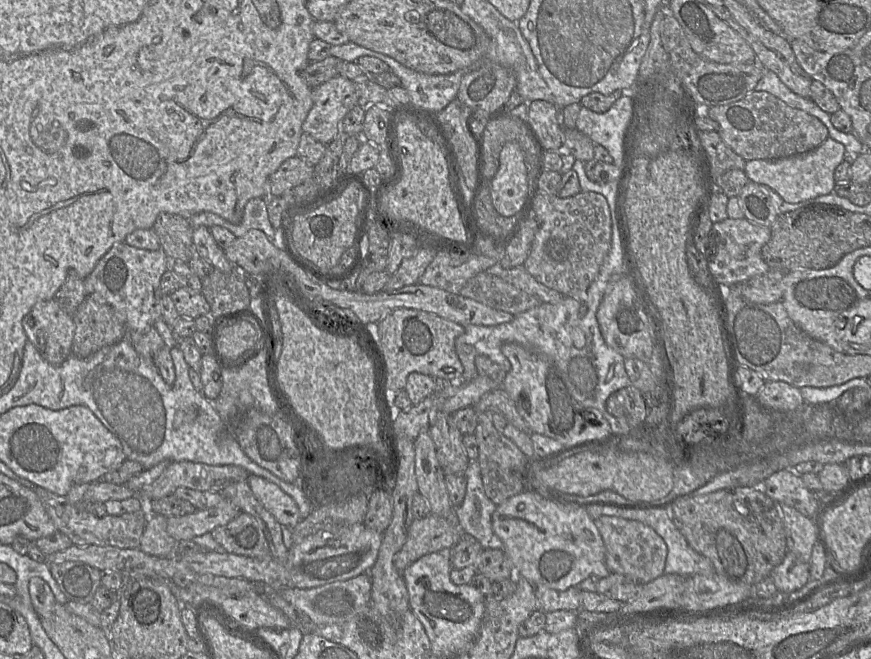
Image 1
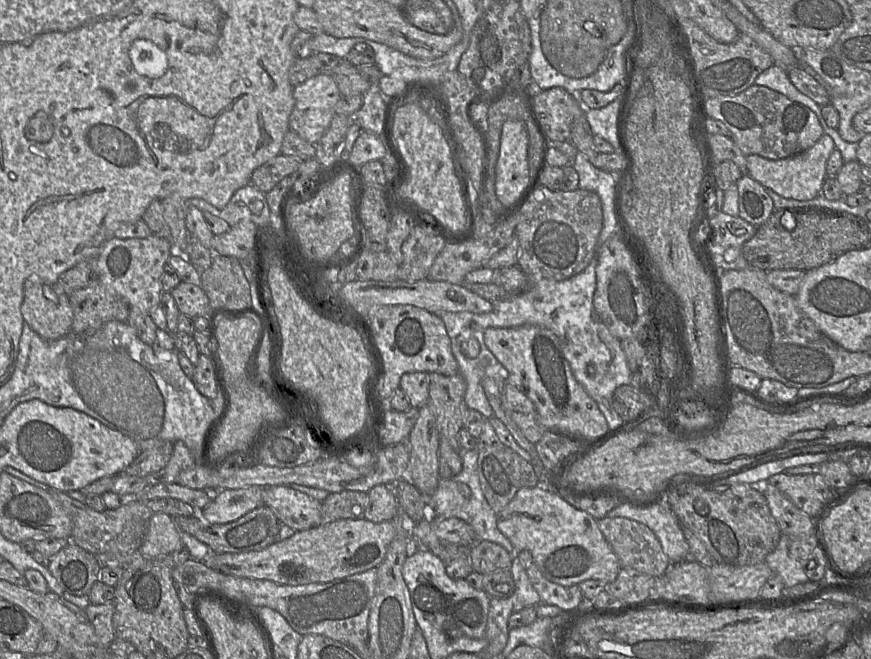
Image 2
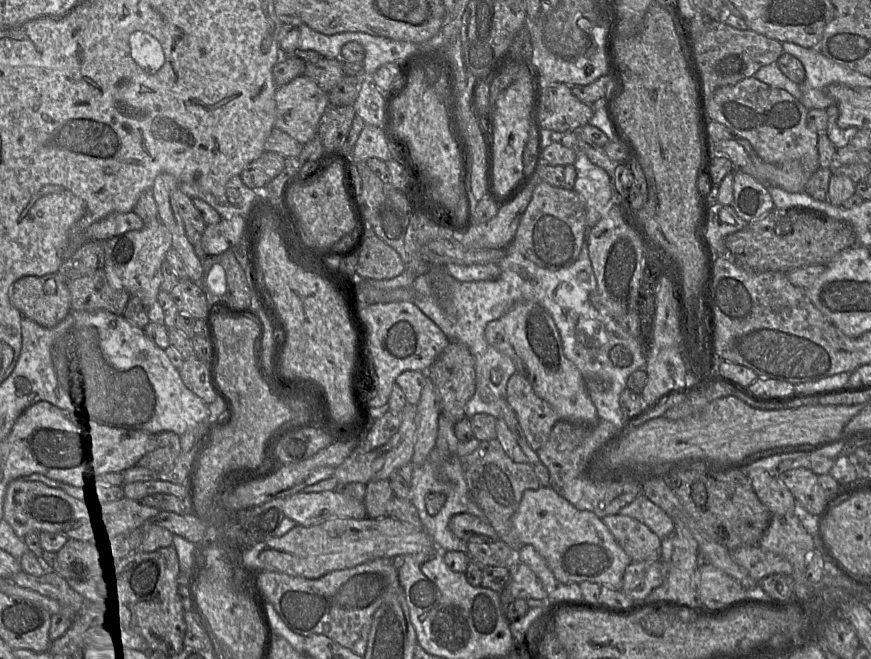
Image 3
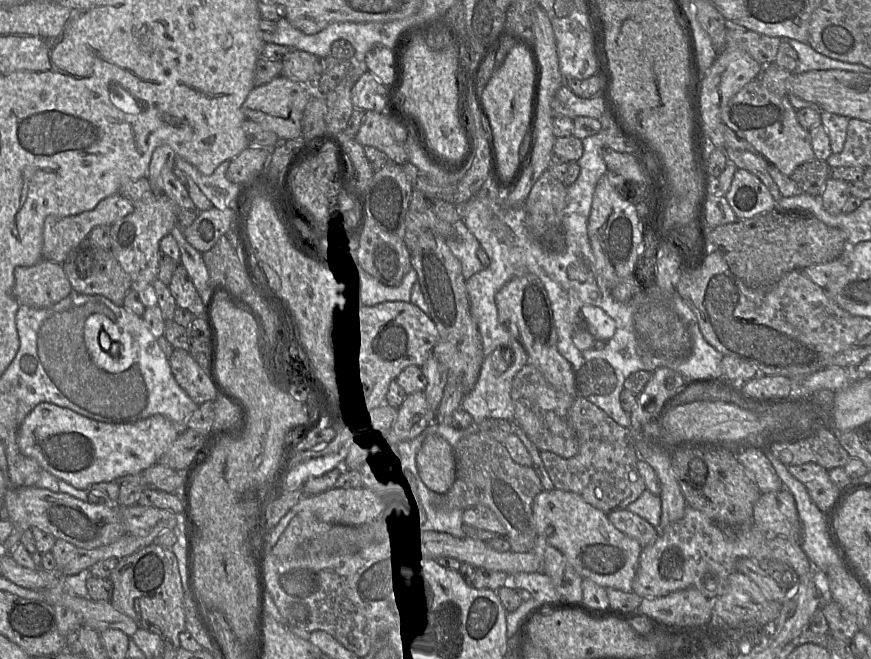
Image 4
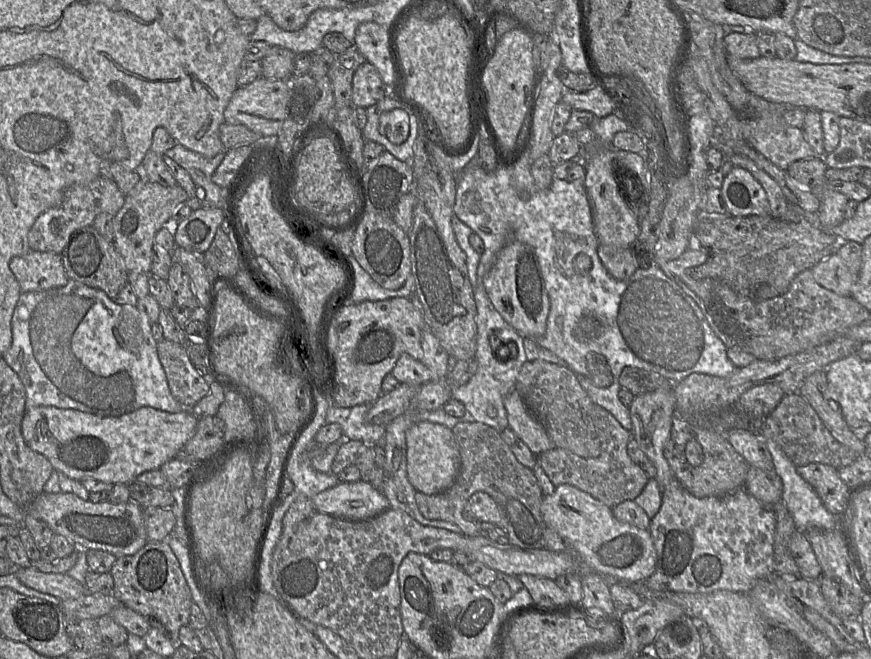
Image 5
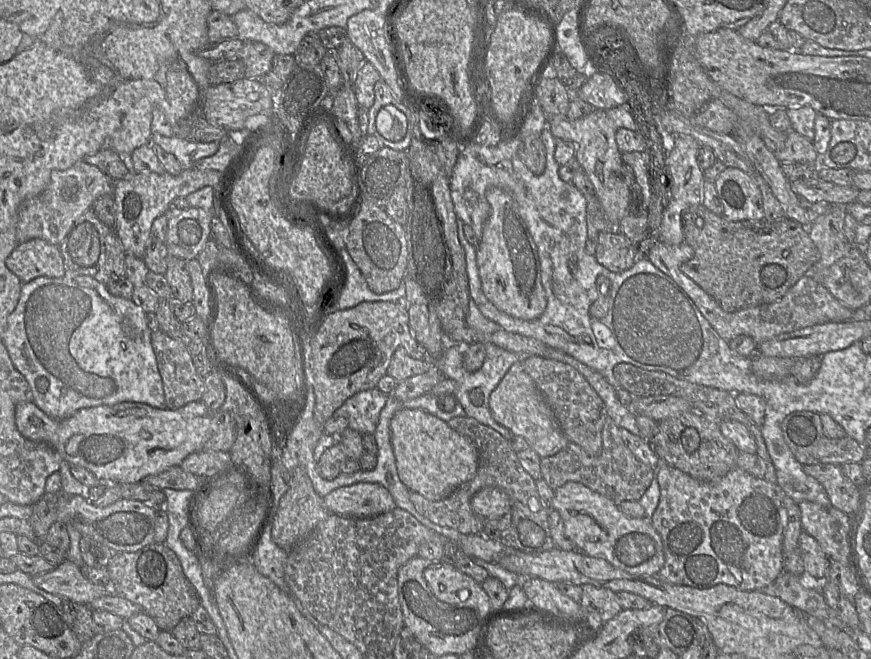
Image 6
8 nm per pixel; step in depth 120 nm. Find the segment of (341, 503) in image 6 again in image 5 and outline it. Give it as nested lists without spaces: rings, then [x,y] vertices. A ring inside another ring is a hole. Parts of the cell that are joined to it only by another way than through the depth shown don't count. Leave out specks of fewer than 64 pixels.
[[[365,480],[340,482],[312,501],[318,512],[353,521],[373,519],[390,508],[387,497]]]

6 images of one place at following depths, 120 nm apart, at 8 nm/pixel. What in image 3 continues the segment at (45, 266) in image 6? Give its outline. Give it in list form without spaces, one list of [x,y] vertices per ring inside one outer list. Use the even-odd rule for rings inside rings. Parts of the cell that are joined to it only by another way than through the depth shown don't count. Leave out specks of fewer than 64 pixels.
[[[26,275],[9,290],[10,301],[21,313],[45,328],[53,328],[71,311],[71,294],[61,276]]]

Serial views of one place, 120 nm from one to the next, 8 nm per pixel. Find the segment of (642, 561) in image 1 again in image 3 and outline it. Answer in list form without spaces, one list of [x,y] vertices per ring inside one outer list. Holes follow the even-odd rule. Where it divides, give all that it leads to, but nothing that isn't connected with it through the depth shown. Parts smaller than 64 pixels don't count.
[[[621,514],[605,516],[602,522],[631,562],[661,559],[661,539],[645,524]]]

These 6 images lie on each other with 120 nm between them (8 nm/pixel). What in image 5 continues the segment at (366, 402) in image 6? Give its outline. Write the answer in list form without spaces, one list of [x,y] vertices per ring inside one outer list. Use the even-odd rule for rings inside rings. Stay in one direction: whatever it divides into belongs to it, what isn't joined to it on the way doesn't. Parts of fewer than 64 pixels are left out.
[[[360,404],[344,408],[331,405],[326,414],[326,423],[340,424],[344,439],[359,440],[364,445],[379,445],[384,448],[386,426],[367,421],[371,406],[372,404]]]

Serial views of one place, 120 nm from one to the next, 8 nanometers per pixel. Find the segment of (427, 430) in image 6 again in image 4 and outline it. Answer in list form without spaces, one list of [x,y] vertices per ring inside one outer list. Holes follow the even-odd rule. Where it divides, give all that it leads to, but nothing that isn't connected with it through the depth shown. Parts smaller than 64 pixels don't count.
[[[439,435],[426,437],[416,457],[418,475],[425,486],[445,494],[453,486],[456,465],[453,447]]]

